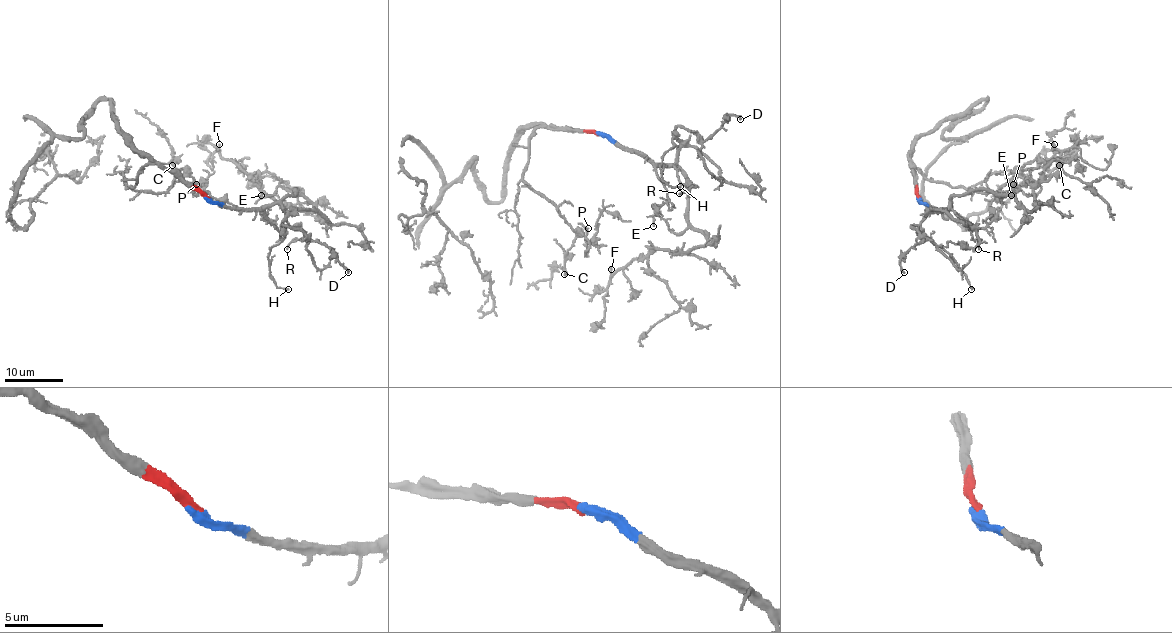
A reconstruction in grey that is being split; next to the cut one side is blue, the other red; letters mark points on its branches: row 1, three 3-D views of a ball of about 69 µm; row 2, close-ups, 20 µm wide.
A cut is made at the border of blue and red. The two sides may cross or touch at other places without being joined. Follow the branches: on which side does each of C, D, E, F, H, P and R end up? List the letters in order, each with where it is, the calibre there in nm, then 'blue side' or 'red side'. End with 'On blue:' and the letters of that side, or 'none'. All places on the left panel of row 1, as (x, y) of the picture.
C: at (172, 165); 110 nm thick; red side
D: at (348, 272); 170 nm thick; blue side
E: at (261, 195); 110 nm thick; blue side
F: at (219, 144); 150 nm thick; blue side
H: at (288, 289); 120 nm thick; blue side
P: at (196, 184); 110 nm thick; red side
R: at (287, 249); 110 nm thick; blue side
On blue: D, E, F, H, R

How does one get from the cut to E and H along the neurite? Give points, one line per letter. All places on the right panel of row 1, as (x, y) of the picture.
E: (919, 198), (934, 208), (945, 208), (950, 200), (974, 189), (1011, 194), (1017, 187), (1001, 197), (1011, 195)
H: (919, 198), (934, 208), (950, 204), (945, 210), (929, 213), (920, 223), (920, 230), (947, 252), (972, 289)

